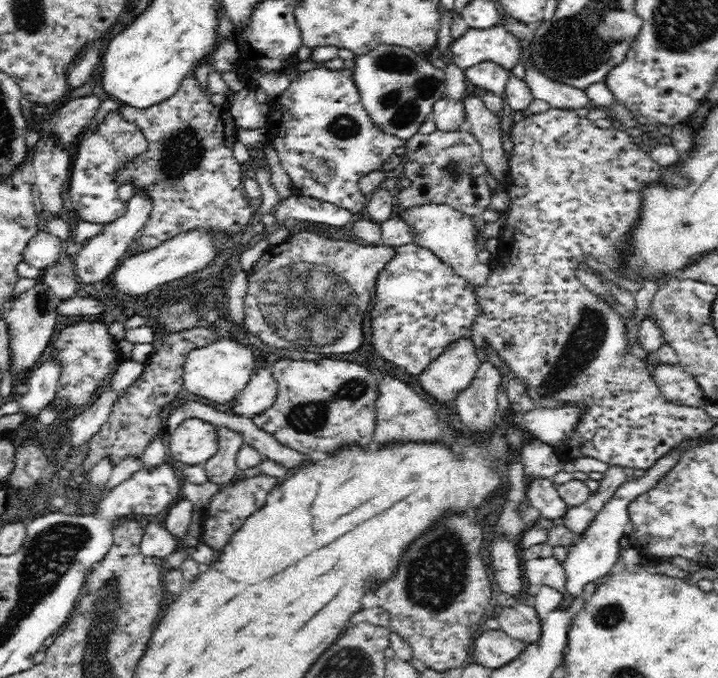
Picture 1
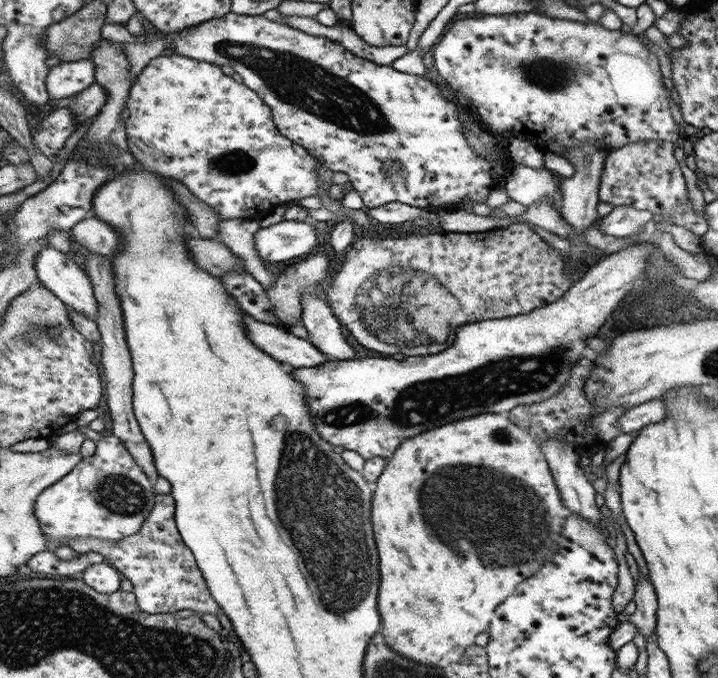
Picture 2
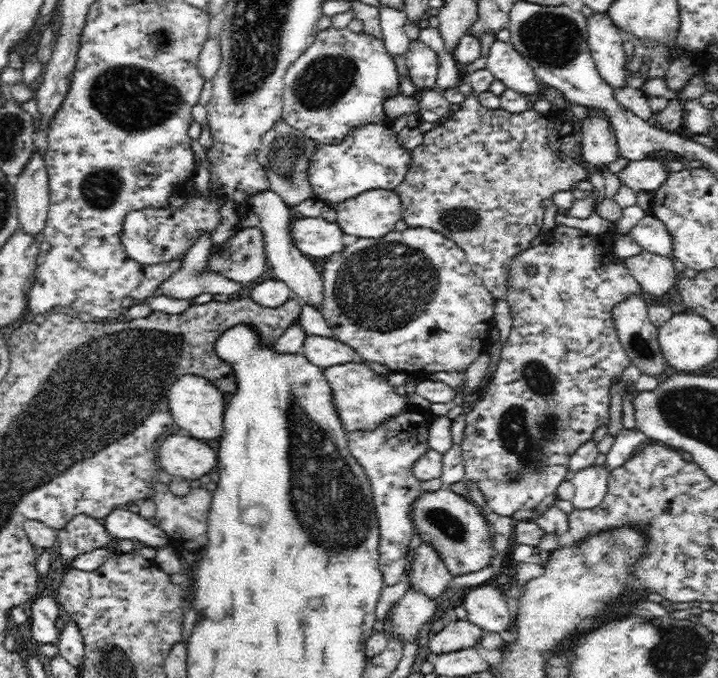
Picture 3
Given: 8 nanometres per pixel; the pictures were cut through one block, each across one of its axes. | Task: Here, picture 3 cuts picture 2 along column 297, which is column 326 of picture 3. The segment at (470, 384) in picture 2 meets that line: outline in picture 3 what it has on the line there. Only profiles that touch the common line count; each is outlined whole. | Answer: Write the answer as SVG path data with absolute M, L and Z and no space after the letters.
M347 362L324 369L324 377L332 387L334 404L346 432L374 428L388 420L388 416L408 408L406 399L396 393L386 378L372 371L366 363Z

